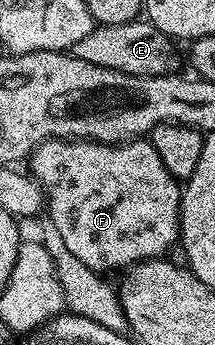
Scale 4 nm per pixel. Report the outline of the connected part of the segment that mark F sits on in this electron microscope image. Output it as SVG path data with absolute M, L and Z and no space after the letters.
M53 139L43 141L37 149L32 150L30 162L32 161L31 176L35 178L37 184L43 190L46 202L46 217L57 227L62 235L63 242L66 243L67 250L80 259L86 267L101 275L108 275L111 269L123 271L131 266L141 263L152 263L160 257L173 244L177 244L180 235L180 195L182 192L181 182L177 181L170 171L166 171L166 163L154 151L151 140L137 139L135 141L125 141L119 145L104 145L100 141L78 141L75 139Z

